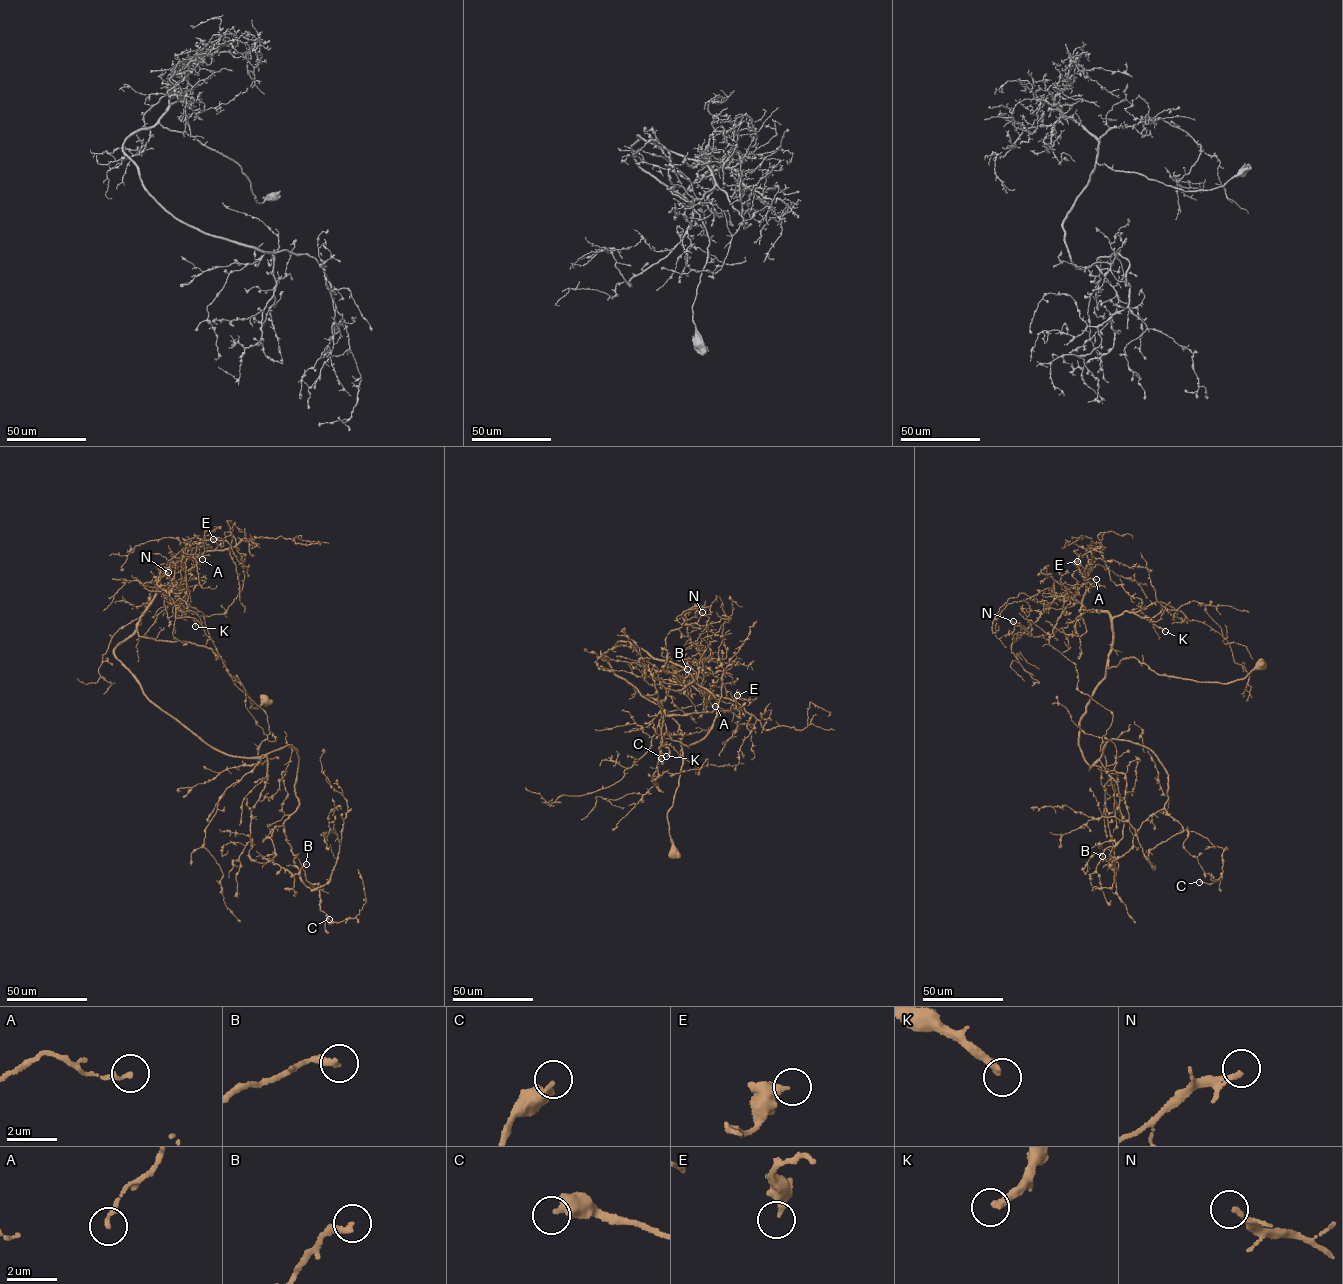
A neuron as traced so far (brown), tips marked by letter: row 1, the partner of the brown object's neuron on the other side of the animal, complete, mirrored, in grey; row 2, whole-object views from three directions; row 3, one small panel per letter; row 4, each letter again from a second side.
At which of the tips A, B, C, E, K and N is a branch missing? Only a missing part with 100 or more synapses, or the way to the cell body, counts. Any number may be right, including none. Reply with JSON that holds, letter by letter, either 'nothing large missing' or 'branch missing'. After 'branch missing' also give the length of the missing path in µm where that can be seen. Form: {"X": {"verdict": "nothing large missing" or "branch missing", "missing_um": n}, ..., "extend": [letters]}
{"A": {"verdict": "nothing large missing"}, "B": {"verdict": "nothing large missing"}, "C": {"verdict": "nothing large missing"}, "E": {"verdict": "nothing large missing"}, "K": {"verdict": "branch missing", "missing_um": 100}, "N": {"verdict": "nothing large missing"}, "extend": ["K"]}

